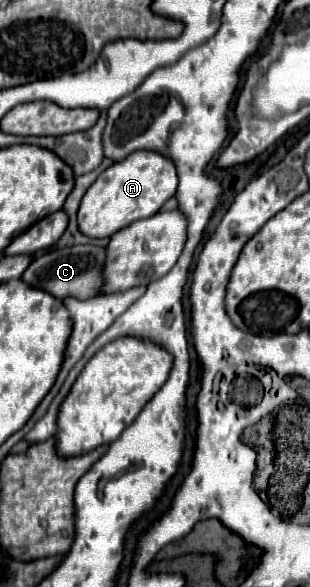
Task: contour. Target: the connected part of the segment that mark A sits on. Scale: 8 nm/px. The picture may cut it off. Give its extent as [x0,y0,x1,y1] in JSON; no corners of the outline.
[78,150,178,238]

